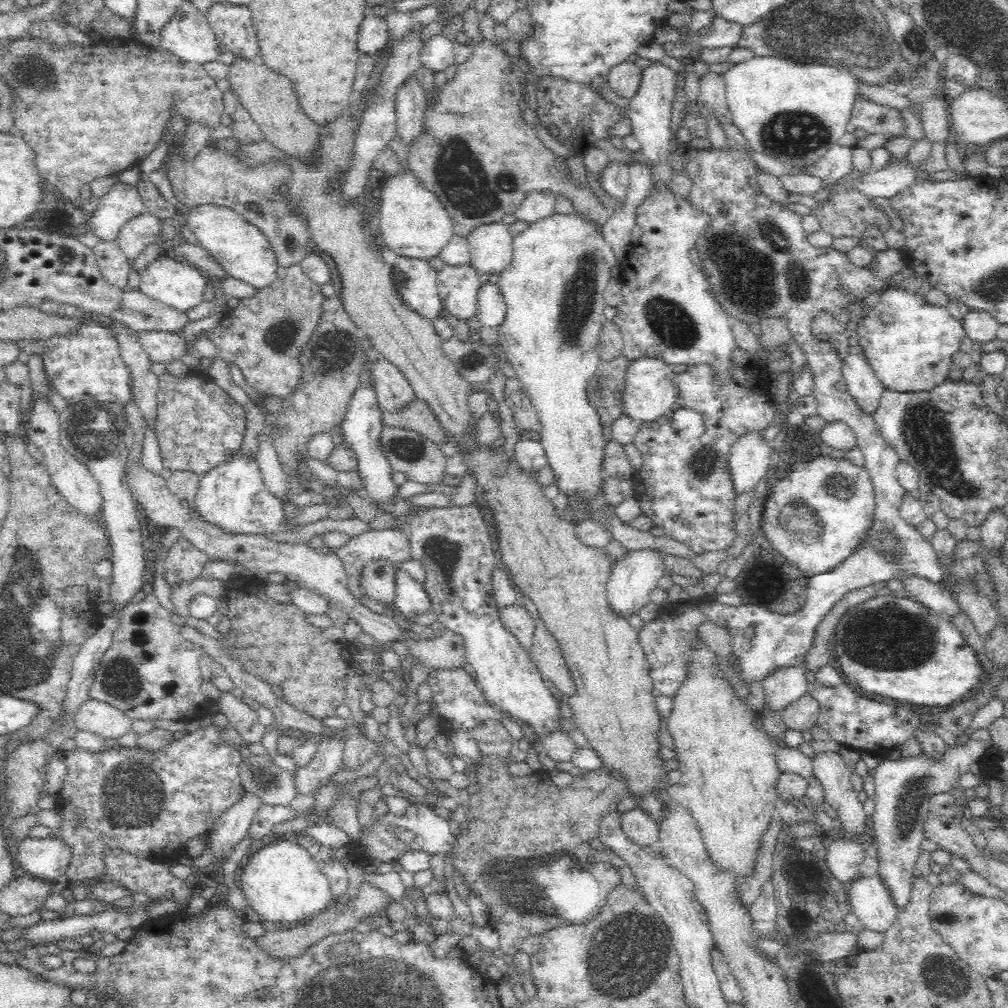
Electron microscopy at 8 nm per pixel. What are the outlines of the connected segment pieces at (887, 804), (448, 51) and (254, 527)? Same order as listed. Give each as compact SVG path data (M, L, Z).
M980 729L969 738L967 744L947 750L942 767L928 765L921 756L916 759L879 760L874 774L875 809L871 816L874 834L872 842L876 847L878 861L877 876L886 889L898 914L904 913L912 898L914 868L925 839L924 822L929 816L929 798L933 794L948 791L957 785L958 778L970 772L970 766L977 764L980 756L993 744L987 729Z
M436 36L419 50L420 66L432 76L446 72L454 66L453 41L446 37Z
M236 456L230 464L216 468L208 476L204 476L202 480L199 480L194 514L228 536L265 536L270 534L278 530L279 526L286 519L286 512L288 512L288 508L286 508L284 502L272 495L263 485L259 465L251 462L248 464L239 456Z

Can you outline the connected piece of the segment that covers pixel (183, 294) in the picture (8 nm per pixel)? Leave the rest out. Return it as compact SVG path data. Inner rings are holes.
M158 257L152 264L149 264L140 274L140 280L140 293L158 303L185 313L204 301L204 290L209 281L202 276L198 268L166 257Z

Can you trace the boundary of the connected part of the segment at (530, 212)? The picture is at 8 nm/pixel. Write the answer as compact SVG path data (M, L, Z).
M549 189L534 190L528 194L522 208L514 216L518 220L527 222L529 226L537 224L556 214L556 200L558 200L558 197L559 195Z

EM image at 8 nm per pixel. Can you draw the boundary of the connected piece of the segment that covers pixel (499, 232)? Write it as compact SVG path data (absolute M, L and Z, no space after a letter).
M484 224L465 239L472 266L478 274L498 274L511 263L513 236L508 225Z

